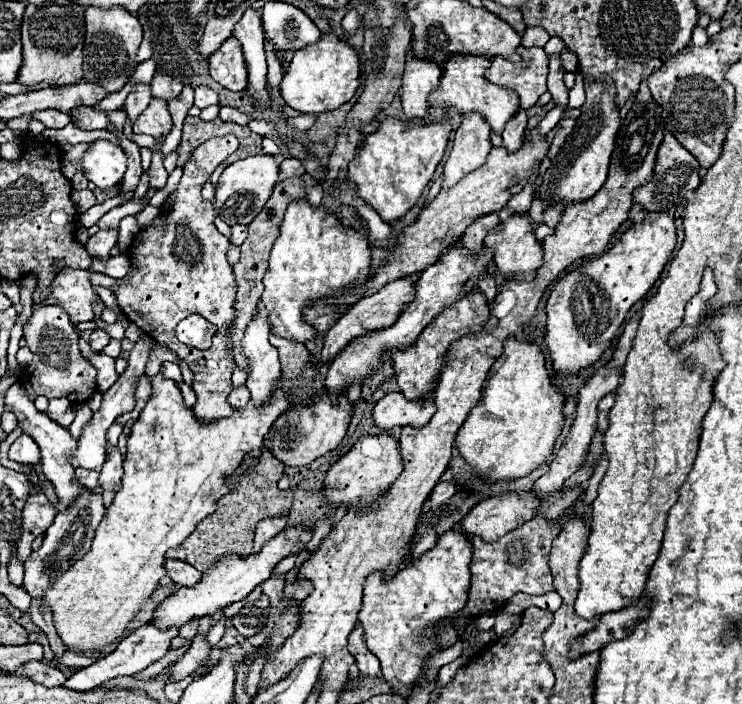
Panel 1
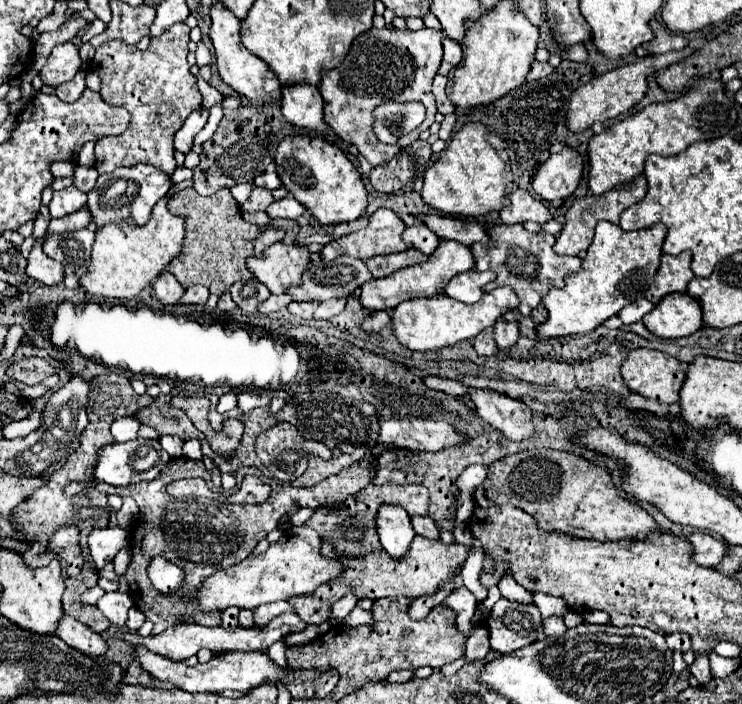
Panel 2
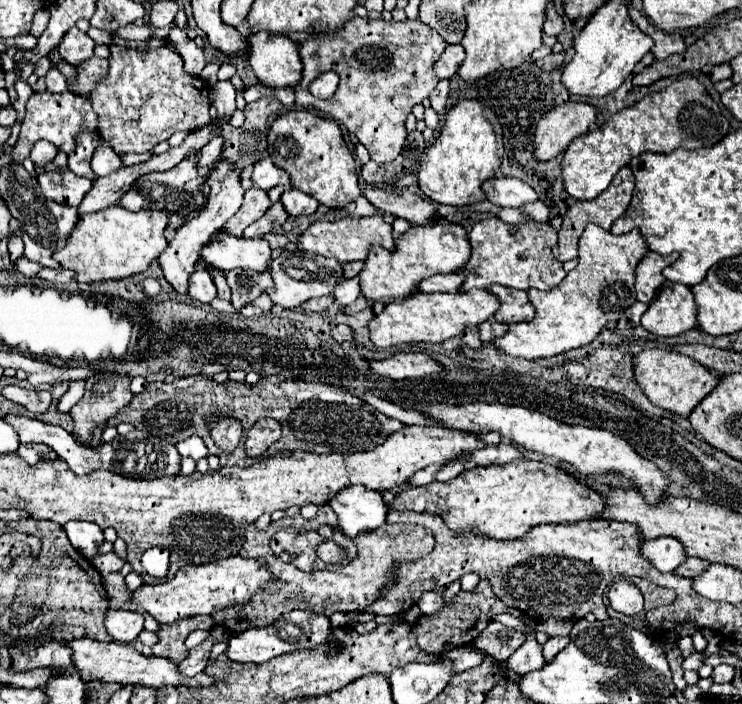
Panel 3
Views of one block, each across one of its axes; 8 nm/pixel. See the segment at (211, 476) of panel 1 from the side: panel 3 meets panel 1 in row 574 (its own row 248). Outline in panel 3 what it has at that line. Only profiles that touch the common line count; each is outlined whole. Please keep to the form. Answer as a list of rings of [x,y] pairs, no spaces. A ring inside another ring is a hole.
[[[120,206],[106,208],[102,212],[84,214],[78,218],[76,228],[72,230],[72,236],[68,236],[68,244],[56,252],[54,260],[58,260],[64,268],[70,268],[76,272],[76,282],[100,282],[100,280],[120,280],[138,272],[144,272],[154,258],[158,258],[164,248],[168,246],[164,238],[164,228],[168,222],[168,214],[160,210],[140,210],[130,212]]]

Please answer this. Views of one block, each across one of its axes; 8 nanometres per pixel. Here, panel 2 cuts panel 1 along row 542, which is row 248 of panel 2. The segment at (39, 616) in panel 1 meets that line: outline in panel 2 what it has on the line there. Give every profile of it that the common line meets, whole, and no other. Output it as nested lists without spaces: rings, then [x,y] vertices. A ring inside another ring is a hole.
[[[84,228],[76,232],[66,232],[60,236],[44,236],[44,254],[58,260],[64,270],[66,278],[64,284],[72,290],[80,288],[80,276],[86,272],[88,256],[92,252],[94,244],[94,232]]]

